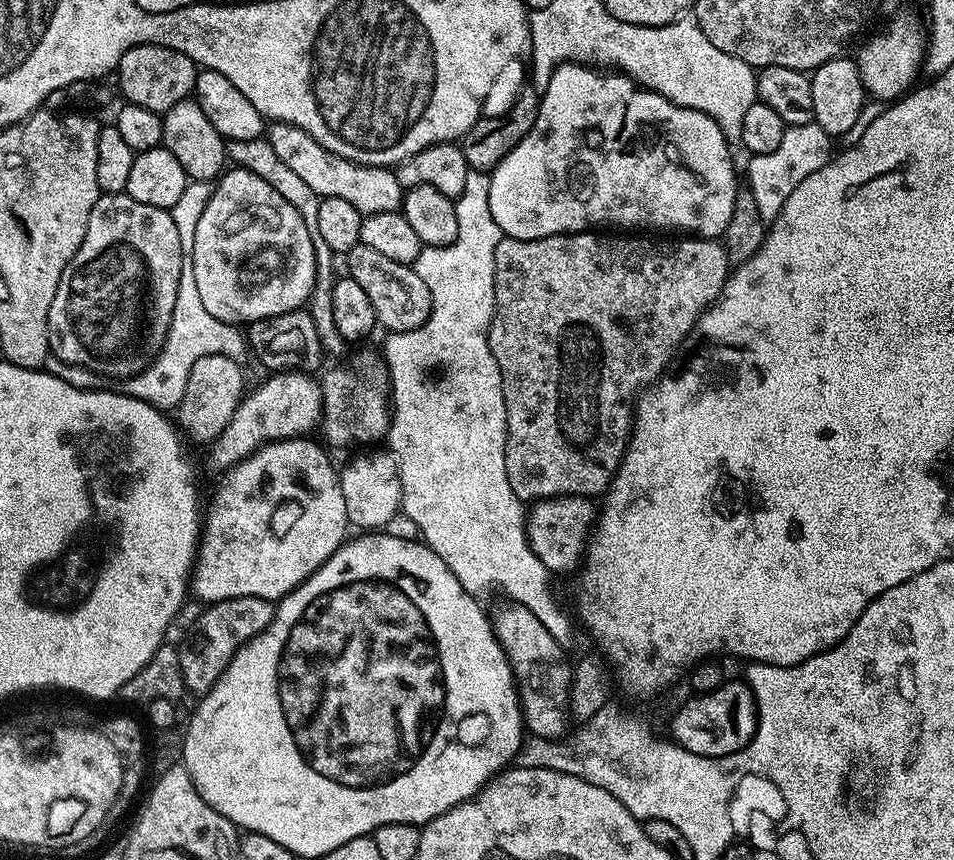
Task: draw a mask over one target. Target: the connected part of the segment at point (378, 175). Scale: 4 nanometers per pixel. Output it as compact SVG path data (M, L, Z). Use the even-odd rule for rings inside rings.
M269 123L266 128L266 139L270 142L270 146L274 146L278 158L286 167L297 172L308 183L310 190L314 190L314 194L318 194L321 198L326 196L343 198L363 217L397 211L404 203L406 189L400 185L391 167L379 168L369 164L356 164L352 160L342 158L326 150L326 146L314 142L314 138L306 134L306 130L293 124Z

